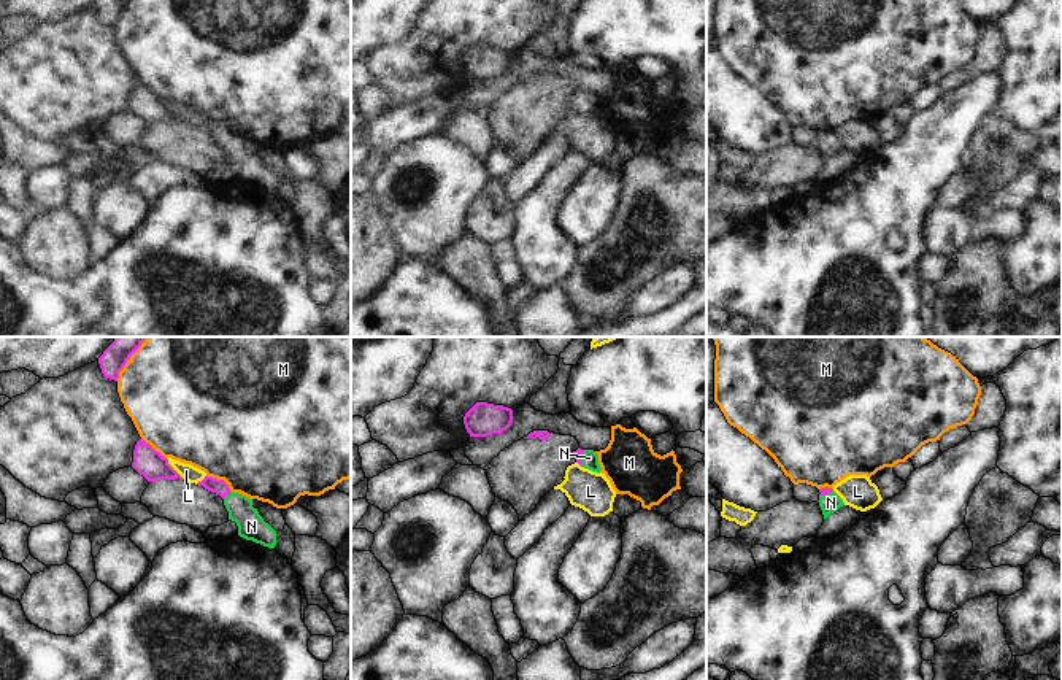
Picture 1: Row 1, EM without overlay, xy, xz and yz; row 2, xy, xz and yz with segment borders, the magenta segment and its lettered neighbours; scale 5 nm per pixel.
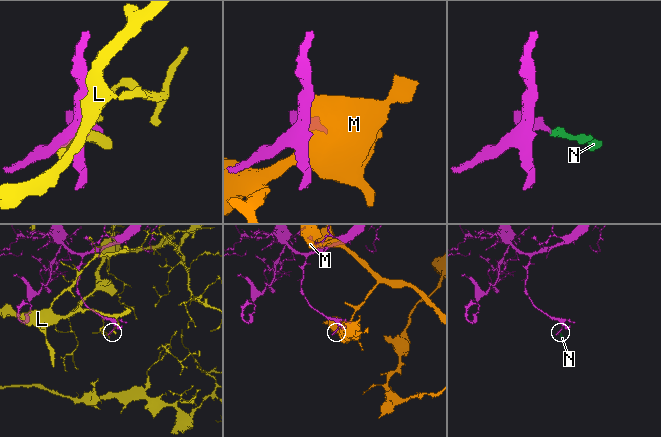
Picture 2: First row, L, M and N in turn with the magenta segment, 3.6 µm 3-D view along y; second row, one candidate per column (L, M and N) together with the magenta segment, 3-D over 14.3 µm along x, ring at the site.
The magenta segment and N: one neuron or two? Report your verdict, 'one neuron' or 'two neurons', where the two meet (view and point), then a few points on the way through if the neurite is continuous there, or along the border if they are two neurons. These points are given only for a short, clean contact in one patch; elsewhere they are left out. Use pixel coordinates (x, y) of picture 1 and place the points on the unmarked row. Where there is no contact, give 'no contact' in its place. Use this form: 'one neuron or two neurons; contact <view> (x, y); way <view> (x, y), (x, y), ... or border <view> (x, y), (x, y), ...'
one neuron; contact xy (226, 139); way xy (219, 131), (226, 139), (251, 170)

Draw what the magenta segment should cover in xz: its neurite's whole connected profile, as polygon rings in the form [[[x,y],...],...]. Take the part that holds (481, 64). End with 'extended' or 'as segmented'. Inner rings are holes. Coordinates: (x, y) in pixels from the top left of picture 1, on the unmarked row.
[[[476,46],[464,60],[464,68],[470,81],[502,78],[511,67],[511,52],[487,46]]]; as segmented

